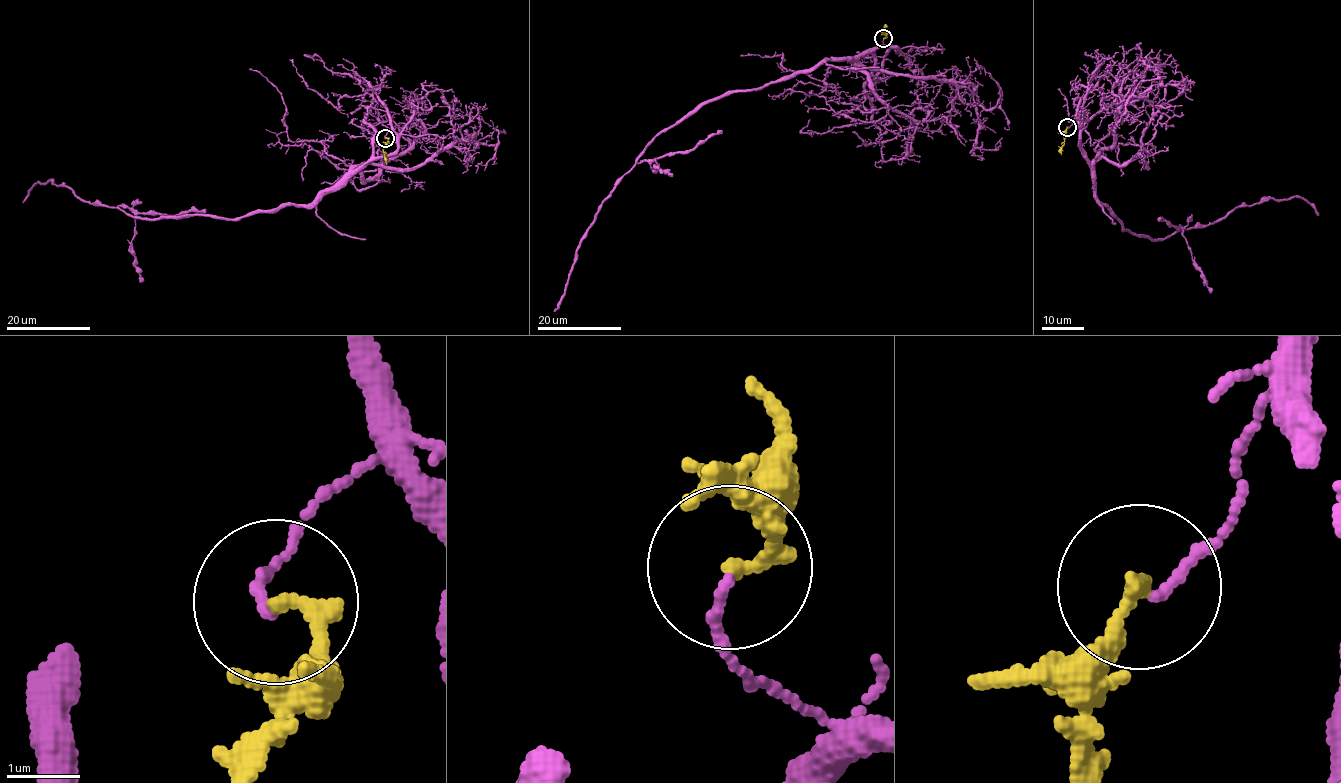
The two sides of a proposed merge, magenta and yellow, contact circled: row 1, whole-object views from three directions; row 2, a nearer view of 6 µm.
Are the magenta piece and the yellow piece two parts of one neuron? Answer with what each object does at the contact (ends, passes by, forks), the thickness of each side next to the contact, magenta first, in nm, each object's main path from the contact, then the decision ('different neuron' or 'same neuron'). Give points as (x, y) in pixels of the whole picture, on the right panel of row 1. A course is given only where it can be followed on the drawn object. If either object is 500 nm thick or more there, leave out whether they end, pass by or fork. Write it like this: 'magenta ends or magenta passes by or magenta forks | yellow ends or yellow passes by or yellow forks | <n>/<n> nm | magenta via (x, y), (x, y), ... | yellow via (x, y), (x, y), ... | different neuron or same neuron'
magenta ends | yellow ends | 110/220 nm | magenta via (1068, 127), (1075, 117), (1091, 187), (1122, 231), (1164, 239), (1270, 199), (1302, 197), (1318, 215) | yellow via (1068, 127), (1061, 155) | different neuron

